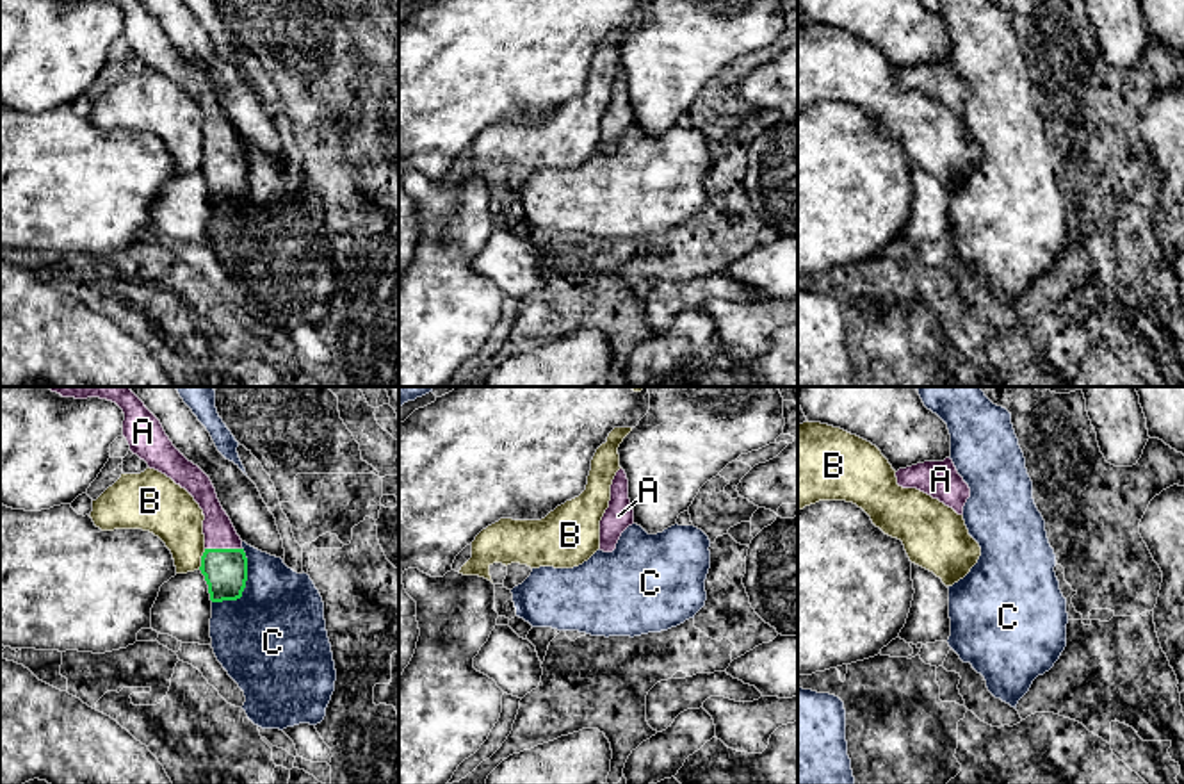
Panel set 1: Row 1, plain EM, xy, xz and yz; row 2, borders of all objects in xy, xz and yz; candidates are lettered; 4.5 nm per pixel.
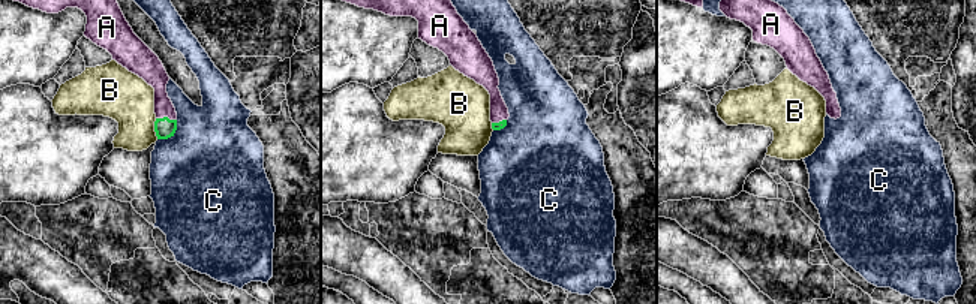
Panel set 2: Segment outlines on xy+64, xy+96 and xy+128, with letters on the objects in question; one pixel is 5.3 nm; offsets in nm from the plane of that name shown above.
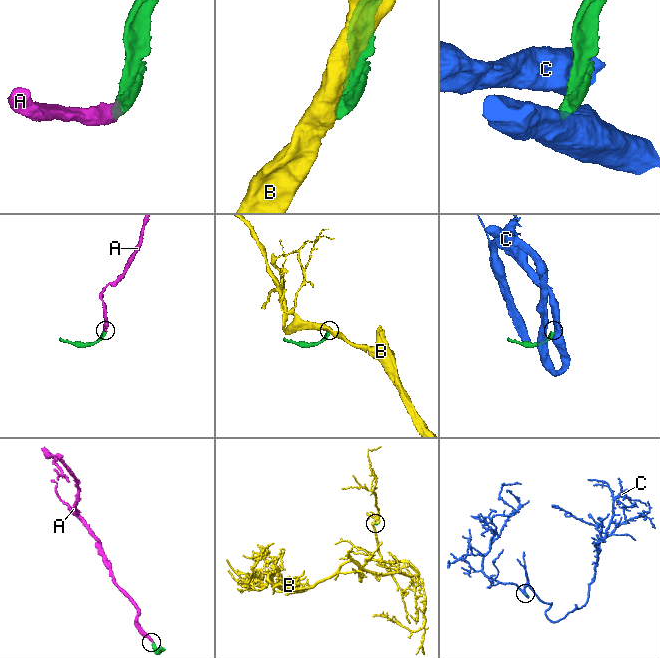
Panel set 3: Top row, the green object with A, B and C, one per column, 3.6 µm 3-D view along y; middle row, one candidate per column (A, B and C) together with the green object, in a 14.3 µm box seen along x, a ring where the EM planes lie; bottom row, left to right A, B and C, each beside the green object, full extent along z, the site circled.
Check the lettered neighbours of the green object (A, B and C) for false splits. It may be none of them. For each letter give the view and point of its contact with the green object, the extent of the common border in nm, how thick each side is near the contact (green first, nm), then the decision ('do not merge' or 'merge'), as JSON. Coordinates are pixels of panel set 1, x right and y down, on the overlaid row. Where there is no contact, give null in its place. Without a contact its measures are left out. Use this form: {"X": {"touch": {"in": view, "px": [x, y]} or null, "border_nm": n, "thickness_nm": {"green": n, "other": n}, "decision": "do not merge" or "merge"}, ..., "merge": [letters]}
{"A": {"touch": {"in": "xy", "px": [223, 549]}, "border_nm": 170, "thickness_nm": {"green": 200, "other": 140}, "decision": "merge"}, "B": {"touch": {"in": "xy", "px": [202, 560]}, "border_nm": 100, "thickness_nm": {"green": 200, "other": 240}, "decision": "do not merge"}, "C": {"touch": {"in": "xy", "px": [244, 587]}, "border_nm": 300, "thickness_nm": {"green": 200, "other": 460}, "decision": "do not merge"}, "merge": ["A"]}

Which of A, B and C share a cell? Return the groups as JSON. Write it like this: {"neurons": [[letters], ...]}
{"neurons": [["A"], ["B"], ["C"]]}

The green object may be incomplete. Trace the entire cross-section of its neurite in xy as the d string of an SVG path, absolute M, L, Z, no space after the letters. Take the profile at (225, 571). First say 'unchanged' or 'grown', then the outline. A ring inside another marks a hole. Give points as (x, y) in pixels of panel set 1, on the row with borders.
grown; M48 387L62 397L100 397L116 403L123 413L123 437L130 451L176 485L185 488L203 510L205 552L201 574L212 602L237 600L247 581L242 540L223 510L210 478L189 461L169 440L160 421L128 387Z

